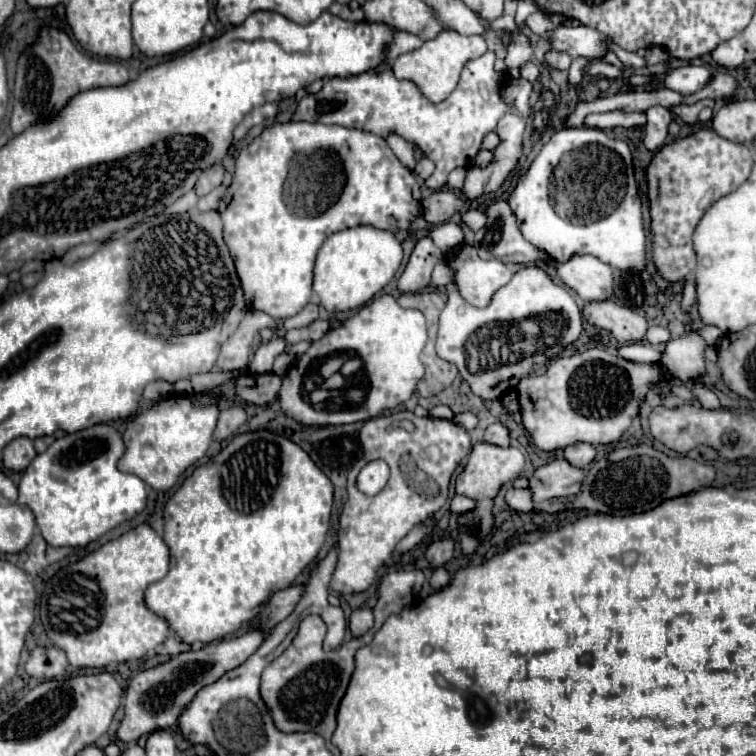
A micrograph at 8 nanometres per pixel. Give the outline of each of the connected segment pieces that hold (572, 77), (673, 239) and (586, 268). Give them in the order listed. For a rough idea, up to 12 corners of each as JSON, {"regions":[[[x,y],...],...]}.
{"regions":[[[573,58],[569,66],[569,84],[583,80],[585,66],[595,60]],[[697,130],[647,168],[653,264],[695,270],[693,230],[751,174],[745,144]],[[583,254],[555,272],[591,302],[613,292],[611,266]]]}

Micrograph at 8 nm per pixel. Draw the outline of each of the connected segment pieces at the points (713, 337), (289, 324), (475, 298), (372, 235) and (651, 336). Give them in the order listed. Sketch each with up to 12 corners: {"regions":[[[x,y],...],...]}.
{"regions":[[[697,328],[709,346],[717,346],[723,332],[719,328]],[[309,302],[299,314],[285,318],[285,330],[305,328],[319,318],[319,306]],[[465,242],[447,254],[463,300],[479,308],[513,276]],[[375,226],[331,234],[313,290],[349,312],[383,290],[403,262],[401,240]],[[655,326],[647,330],[649,344],[663,344],[669,340],[667,328]]]}

